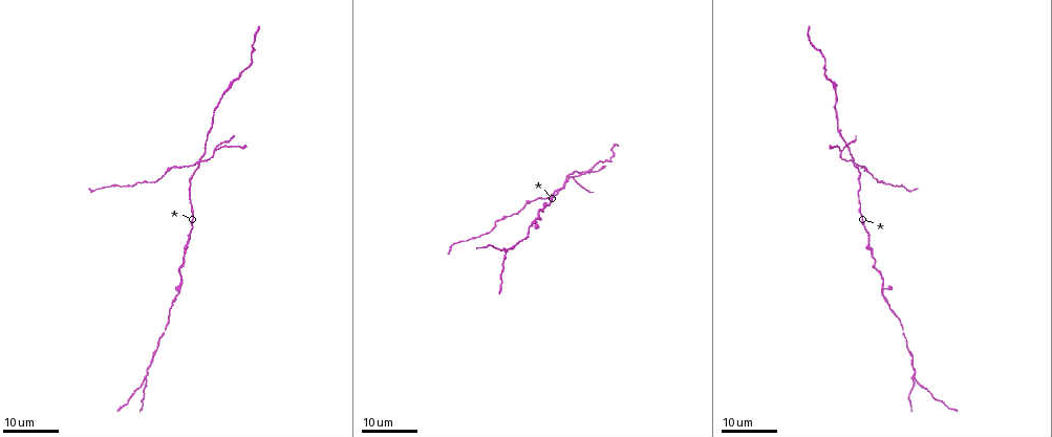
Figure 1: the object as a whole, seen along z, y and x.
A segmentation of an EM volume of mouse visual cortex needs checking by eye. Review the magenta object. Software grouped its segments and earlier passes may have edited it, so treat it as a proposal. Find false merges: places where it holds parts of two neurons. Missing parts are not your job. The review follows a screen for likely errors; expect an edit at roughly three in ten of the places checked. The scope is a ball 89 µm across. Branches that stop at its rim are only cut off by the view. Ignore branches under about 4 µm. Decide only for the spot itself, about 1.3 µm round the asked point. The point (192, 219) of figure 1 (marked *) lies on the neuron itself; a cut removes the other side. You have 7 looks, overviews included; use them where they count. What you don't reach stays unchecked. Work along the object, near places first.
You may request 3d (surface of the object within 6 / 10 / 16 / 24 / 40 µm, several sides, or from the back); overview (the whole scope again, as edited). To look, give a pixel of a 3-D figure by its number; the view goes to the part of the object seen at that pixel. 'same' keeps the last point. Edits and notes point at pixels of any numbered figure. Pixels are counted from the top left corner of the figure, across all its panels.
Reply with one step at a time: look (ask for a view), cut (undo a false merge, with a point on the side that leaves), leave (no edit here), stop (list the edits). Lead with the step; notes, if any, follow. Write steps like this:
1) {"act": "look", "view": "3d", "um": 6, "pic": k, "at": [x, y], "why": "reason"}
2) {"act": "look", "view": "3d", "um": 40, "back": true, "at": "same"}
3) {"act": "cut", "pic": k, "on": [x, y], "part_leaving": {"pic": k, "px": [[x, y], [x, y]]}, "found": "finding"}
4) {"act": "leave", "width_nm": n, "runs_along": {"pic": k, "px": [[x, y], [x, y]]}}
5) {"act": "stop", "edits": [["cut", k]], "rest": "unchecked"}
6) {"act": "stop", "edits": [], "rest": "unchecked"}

{"act": "look", "view": "3d", "um": 16, "pic": 1, "at": [873, 253], "why": "thick turns thin"}

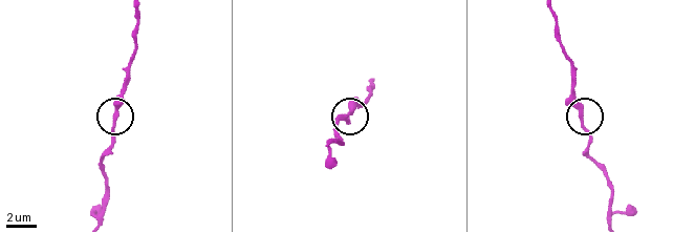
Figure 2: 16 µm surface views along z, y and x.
{"act": "look", "view": "3d", "um": 10, "pic": 2, "at": [117, 115]}

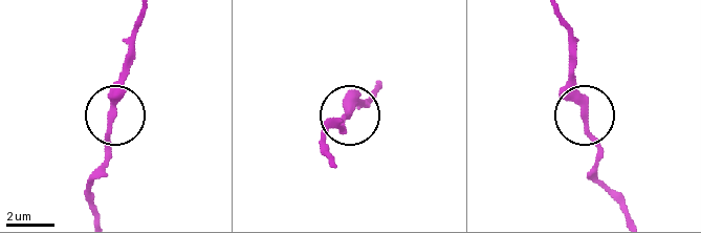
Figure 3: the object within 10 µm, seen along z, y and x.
{"act": "leave", "runs_along": {"pic": 3, "px": [[141, 20], [103, 169]]}, "found": "one neuron here"}

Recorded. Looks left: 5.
{"act": "look", "view": "3d", "um": 24, "pic": 1, "at": [176, 294], "why": "three arms meet"}

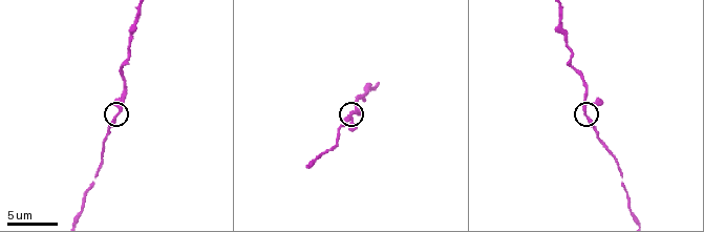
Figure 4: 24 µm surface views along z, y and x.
{"act": "look", "view": "3d", "um": 10, "pic": 4, "at": [118, 114], "why": "closer look"}

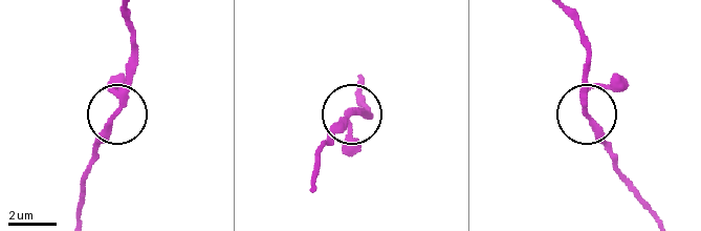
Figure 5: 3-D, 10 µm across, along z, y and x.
{"act": "leave", "runs_along": {"pic": 5, "px": [[127, 17], [133, 78], [107, 138], [93, 153]]}, "found": "all the same neuron"}

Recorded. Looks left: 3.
{"act": "look", "view": "3d", "um": 24, "pic": 1, "at": [504, 251], "why": "a fork"}

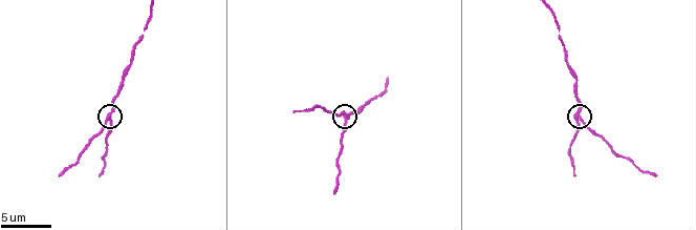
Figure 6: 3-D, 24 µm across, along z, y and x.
{"act": "look", "view": "3d", "um": 6, "pic": 6, "at": [344, 118]}

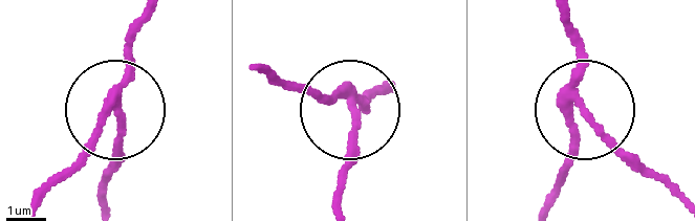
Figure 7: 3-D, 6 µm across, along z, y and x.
{"act": "cut", "pic": 7, "on": [114, 145], "arms": 3, "part_leaving": {"pic": 7, "px": [[122, 101], [122, 147], [102, 207]]}, "found": "two neurons meet here"}

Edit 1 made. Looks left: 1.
{"act": "stop", "edits": [["cut", 7]], "rest": "unchecked"}

